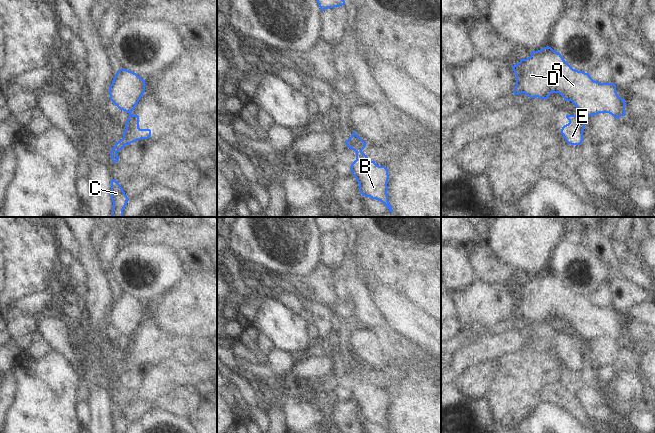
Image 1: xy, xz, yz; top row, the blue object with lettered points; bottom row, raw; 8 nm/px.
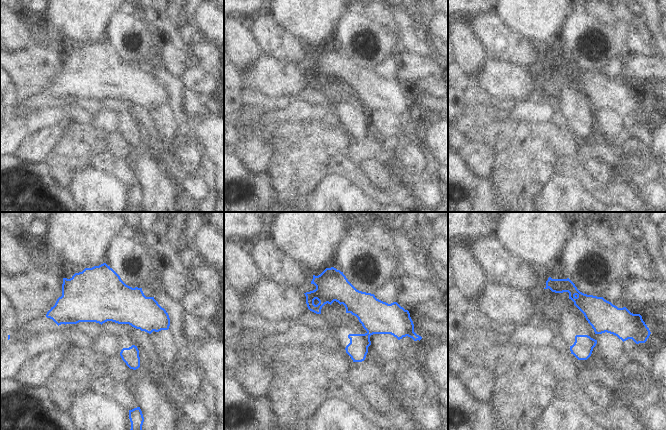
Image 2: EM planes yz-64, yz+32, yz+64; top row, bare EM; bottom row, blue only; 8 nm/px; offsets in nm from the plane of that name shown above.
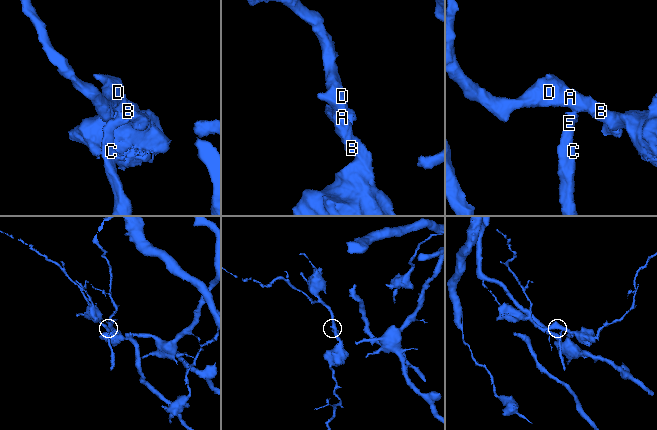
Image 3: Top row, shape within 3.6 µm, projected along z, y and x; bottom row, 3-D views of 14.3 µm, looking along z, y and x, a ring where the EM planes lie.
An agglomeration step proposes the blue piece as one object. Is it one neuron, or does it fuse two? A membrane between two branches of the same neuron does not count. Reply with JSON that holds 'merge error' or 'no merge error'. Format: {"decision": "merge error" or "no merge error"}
{"decision": "merge error"}

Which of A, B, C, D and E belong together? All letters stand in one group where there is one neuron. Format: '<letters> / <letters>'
A B D / C E

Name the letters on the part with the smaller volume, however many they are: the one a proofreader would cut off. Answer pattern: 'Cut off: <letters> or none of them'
Cut off: C, E

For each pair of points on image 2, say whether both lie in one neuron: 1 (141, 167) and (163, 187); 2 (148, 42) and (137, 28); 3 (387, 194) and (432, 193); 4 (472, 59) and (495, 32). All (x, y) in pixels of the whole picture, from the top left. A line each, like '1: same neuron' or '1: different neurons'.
1: same neuron
2: same neuron
3: different neurons
4: different neurons

